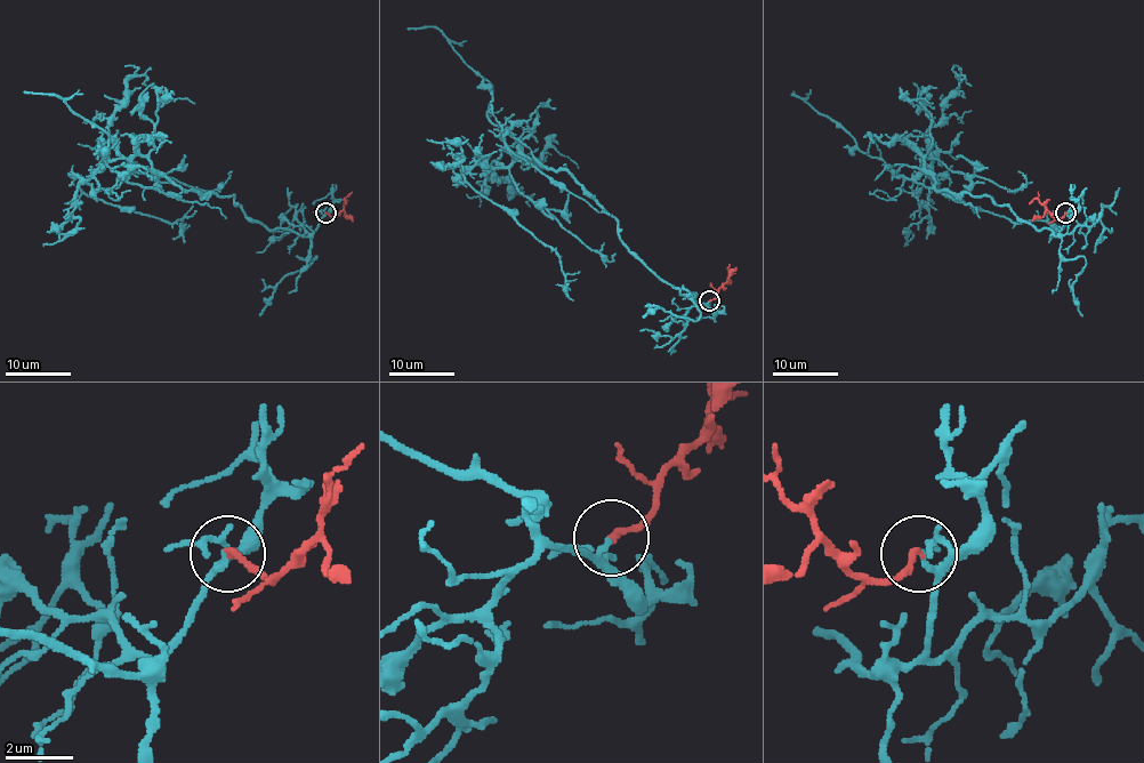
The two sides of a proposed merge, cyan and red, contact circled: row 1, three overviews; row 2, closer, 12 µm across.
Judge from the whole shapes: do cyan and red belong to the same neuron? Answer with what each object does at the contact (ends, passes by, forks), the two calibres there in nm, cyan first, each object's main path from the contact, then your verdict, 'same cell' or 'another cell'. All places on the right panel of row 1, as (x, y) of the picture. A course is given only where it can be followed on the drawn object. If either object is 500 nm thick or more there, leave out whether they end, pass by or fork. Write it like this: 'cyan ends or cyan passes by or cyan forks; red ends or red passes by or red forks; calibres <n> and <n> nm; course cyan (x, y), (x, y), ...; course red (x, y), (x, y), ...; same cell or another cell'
cyan passes by; red ends; calibres 140 and 180 nm; course cyan (1065, 213), (1057, 235), (987, 197), (939, 191), (923, 155), (931, 182), (969, 206), (1065, 224); course red (1065, 213), (1054, 217), (1039, 201), (1038, 191); same cell

